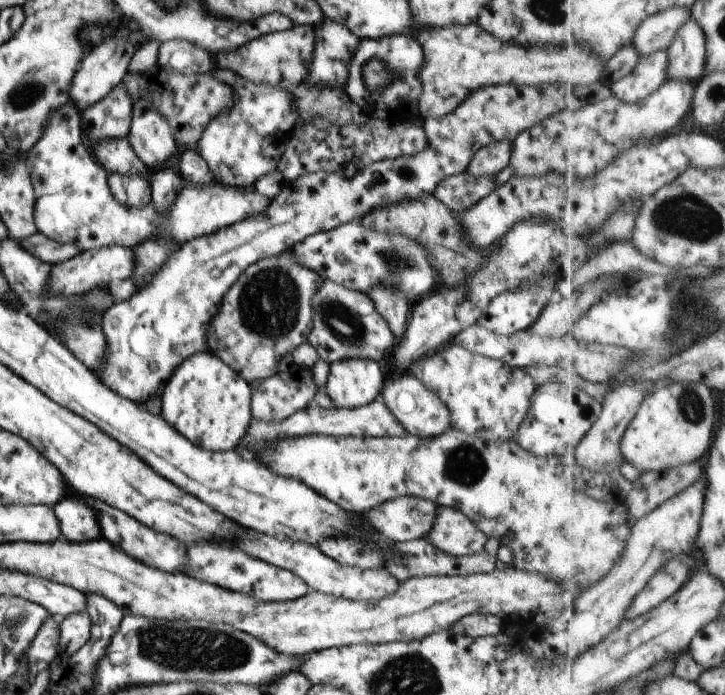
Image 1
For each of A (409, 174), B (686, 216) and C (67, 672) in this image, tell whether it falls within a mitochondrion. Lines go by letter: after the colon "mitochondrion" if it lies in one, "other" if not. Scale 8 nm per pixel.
A: mitochondrion
B: mitochondrion
C: other

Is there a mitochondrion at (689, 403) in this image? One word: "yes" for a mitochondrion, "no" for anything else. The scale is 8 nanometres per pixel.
yes

